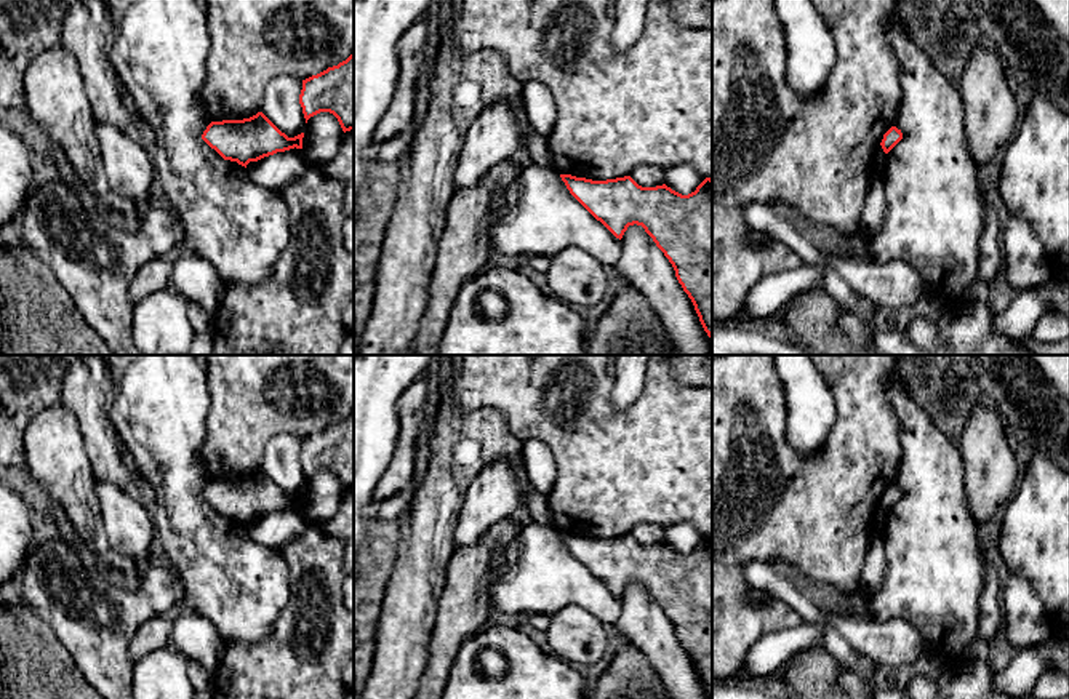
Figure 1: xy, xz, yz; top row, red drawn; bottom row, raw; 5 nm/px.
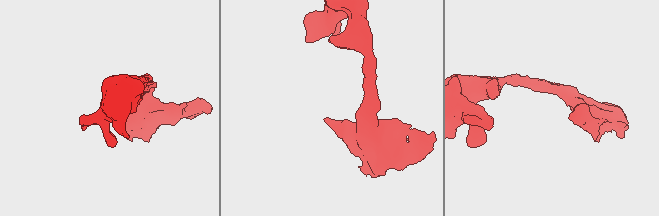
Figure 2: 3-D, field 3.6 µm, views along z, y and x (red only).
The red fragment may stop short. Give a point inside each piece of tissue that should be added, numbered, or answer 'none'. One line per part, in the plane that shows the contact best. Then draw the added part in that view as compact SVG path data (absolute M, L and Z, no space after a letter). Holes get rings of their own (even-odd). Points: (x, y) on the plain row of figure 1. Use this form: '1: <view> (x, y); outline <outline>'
none

